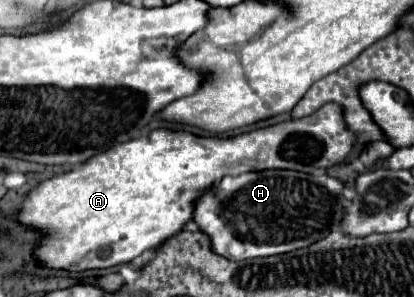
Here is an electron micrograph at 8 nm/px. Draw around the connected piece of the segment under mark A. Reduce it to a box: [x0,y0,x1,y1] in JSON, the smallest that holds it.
[18,104,358,273]

